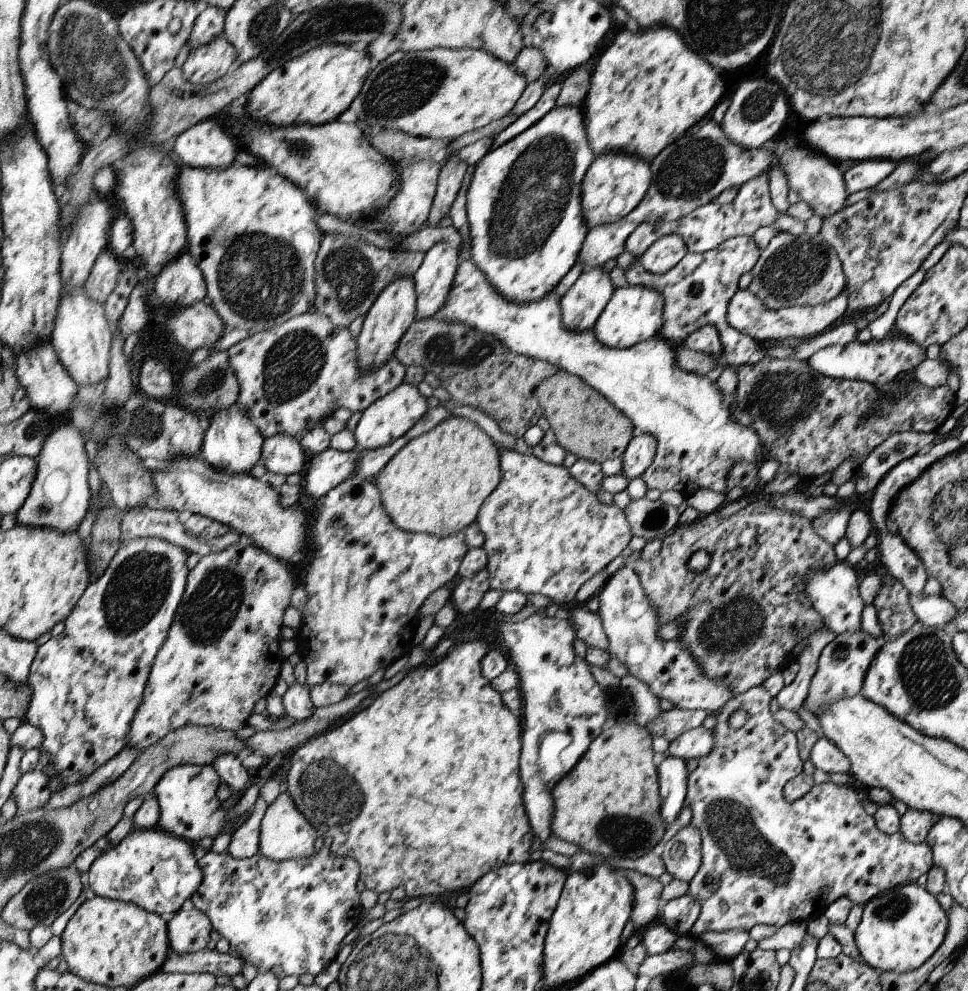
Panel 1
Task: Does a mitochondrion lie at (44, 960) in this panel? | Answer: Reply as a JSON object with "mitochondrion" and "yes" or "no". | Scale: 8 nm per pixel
{"mitochondrion":"no"}

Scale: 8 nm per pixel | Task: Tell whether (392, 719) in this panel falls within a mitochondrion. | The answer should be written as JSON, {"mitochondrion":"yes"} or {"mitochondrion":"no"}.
{"mitochondrion":"no"}

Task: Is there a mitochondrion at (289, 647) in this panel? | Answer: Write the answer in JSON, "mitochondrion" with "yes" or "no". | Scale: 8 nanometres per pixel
{"mitochondrion":"no"}

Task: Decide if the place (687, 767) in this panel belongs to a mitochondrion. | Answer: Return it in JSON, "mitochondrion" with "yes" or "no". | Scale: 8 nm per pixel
{"mitochondrion":"no"}

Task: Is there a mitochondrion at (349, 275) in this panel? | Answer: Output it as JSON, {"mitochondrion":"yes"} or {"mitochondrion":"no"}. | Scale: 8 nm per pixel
{"mitochondrion":"yes"}

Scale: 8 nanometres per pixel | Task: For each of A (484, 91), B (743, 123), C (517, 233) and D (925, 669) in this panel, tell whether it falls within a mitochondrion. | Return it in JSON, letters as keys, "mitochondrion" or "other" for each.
{"A":"other","B":"mitochondrion","C":"mitochondrion","D":"mitochondrion"}

